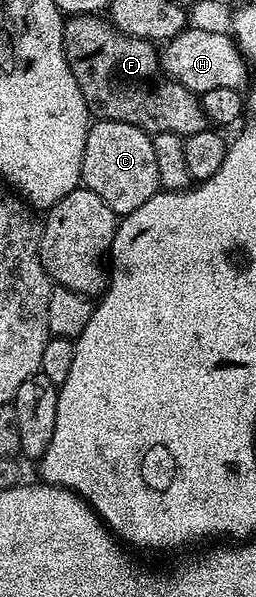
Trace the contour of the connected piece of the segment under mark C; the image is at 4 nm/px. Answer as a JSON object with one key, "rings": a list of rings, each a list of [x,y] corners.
{"rings":[[[96,120],[92,124],[89,135],[85,139],[85,155],[81,159],[81,181],[89,191],[93,191],[116,215],[126,215],[137,211],[141,203],[149,203],[155,193],[160,192],[161,186],[157,175],[157,155],[153,155],[152,134],[144,129],[133,127],[129,123]]]}

